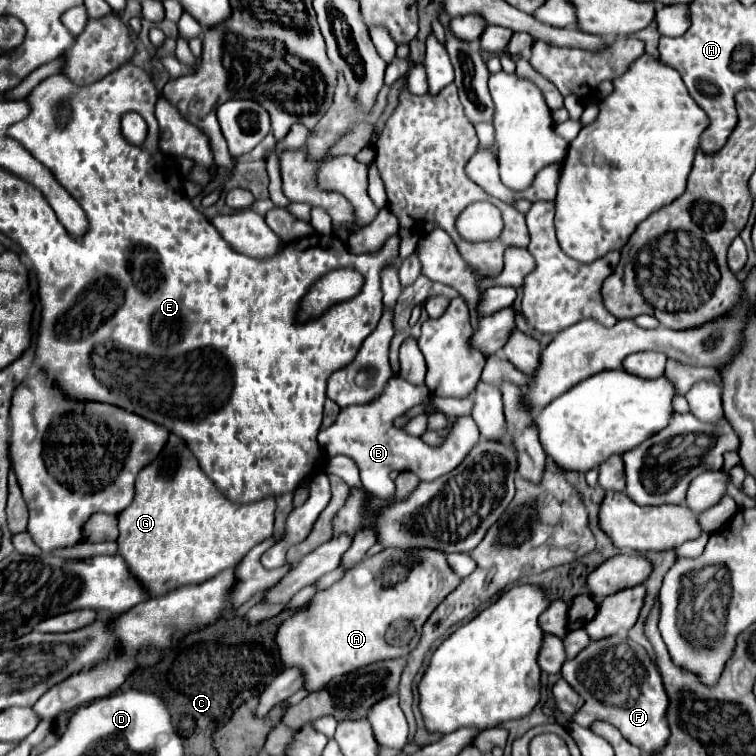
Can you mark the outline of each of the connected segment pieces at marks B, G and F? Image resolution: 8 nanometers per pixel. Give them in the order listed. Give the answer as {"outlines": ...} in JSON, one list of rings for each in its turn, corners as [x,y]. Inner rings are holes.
{"outlines":[[[[344,407],[340,411],[338,419],[330,427],[326,427],[318,433],[318,443],[330,458],[335,455],[346,455],[354,459],[359,468],[364,489],[374,493],[380,499],[392,497],[392,489],[394,489],[392,477],[390,477],[392,471],[414,471],[420,477],[420,481],[434,481],[436,477],[450,473],[456,465],[460,465],[460,461],[468,455],[468,451],[472,449],[472,445],[476,445],[476,441],[480,437],[480,431],[474,425],[474,419],[470,415],[456,417],[454,423],[450,427],[446,427],[446,437],[444,437],[442,445],[430,447],[422,439],[406,435],[402,429],[396,429],[392,425],[392,421],[376,419],[376,421],[348,423],[352,419],[348,415],[348,411],[350,409]]],[[[170,435],[160,457],[138,473],[134,499],[118,515],[118,553],[148,591],[148,597],[158,597],[178,585],[204,583],[220,571],[236,567],[254,545],[272,537],[274,509],[274,499],[246,507],[224,499],[202,473],[184,441]]],[[[612,635],[600,641],[590,641],[586,649],[562,665],[560,675],[572,689],[576,689],[576,693],[580,693],[580,697],[584,697],[584,705],[572,715],[574,723],[588,727],[598,719],[608,721],[642,751],[656,751],[668,739],[668,697],[664,697],[660,673],[644,647],[632,639]]]]}

